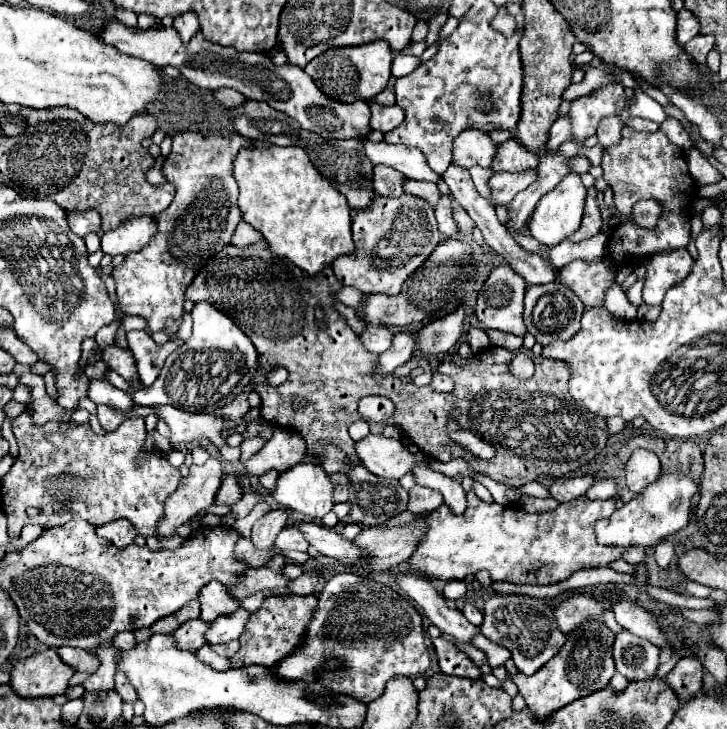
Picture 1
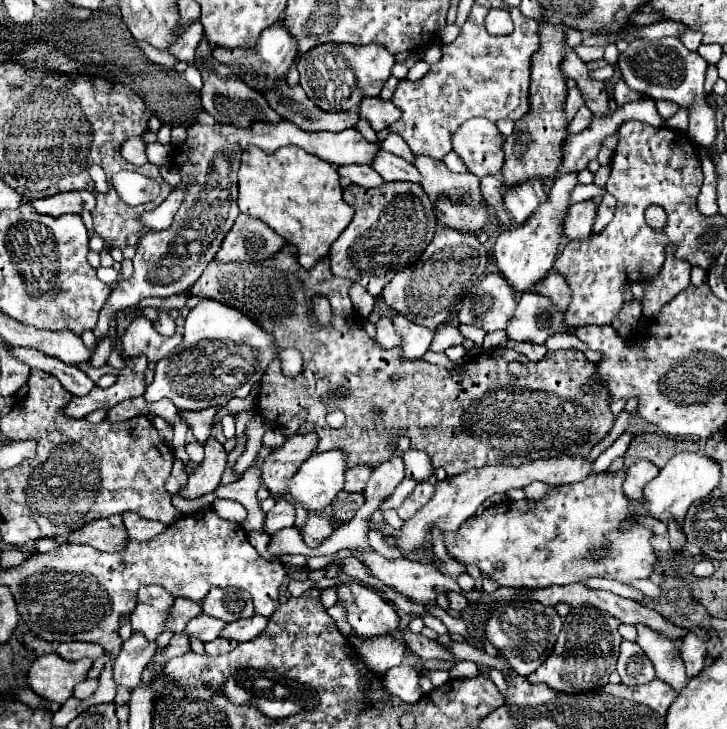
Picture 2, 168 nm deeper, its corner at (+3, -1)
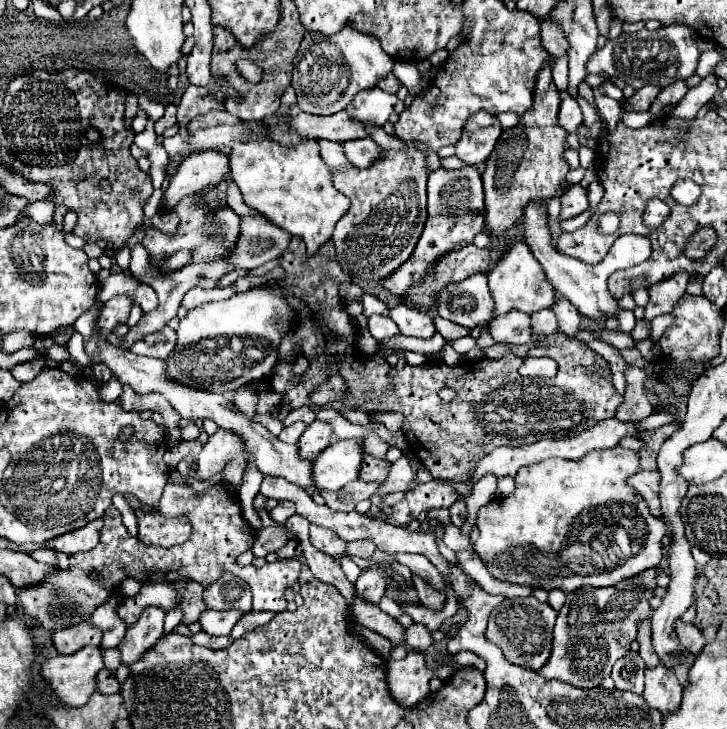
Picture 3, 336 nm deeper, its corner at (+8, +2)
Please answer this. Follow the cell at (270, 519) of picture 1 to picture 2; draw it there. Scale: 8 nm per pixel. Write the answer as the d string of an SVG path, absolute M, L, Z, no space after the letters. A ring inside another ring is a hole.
M279 499L277 505L267 513L265 519L265 533L273 535L275 531L283 529L283 527L291 527L295 523L295 509L293 503L289 503L287 499Z

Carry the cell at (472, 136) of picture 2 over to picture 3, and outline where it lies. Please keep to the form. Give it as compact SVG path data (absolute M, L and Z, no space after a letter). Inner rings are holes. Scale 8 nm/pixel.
M476 112L476 116L470 118L472 120L464 126L462 138L456 142L456 156L470 166L480 166L492 154L502 134L502 126L498 118L488 112Z

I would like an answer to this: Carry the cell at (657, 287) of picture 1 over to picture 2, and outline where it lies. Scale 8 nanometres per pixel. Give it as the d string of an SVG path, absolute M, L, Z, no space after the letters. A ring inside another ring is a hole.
M667 259L663 263L661 275L657 279L649 279L645 285L645 299L643 299L643 315L655 317L665 303L669 303L677 293L689 287L691 265L681 259Z

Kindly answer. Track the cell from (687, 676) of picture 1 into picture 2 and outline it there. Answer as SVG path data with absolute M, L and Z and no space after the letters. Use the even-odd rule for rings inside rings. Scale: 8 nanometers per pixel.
M687 633L683 637L683 643L679 647L679 655L685 663L687 669L687 677L697 675L703 667L705 667L705 659L707 659L707 647L705 643L695 635L695 633Z

